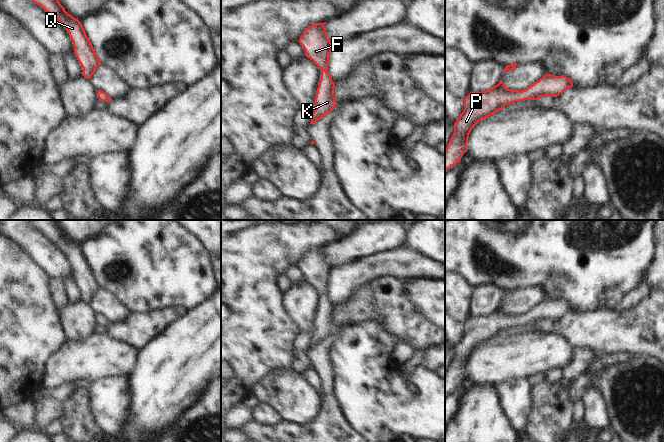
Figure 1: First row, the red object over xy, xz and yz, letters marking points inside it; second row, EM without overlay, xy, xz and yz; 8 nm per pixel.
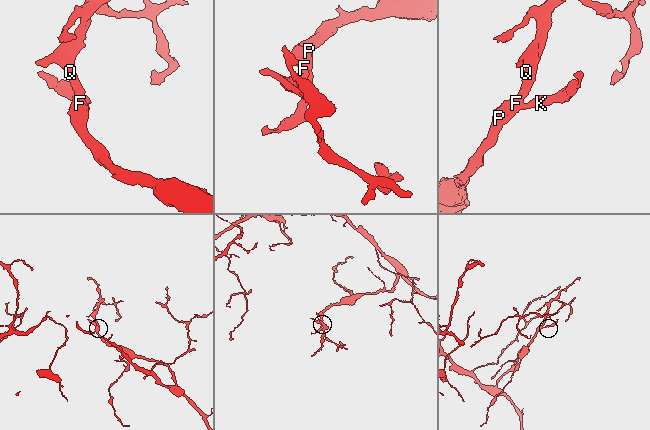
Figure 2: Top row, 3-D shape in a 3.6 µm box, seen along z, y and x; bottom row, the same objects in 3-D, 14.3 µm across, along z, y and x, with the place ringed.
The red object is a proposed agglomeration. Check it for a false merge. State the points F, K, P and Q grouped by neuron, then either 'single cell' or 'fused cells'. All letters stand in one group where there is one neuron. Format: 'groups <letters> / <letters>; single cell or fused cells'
groups F K P Q; single cell

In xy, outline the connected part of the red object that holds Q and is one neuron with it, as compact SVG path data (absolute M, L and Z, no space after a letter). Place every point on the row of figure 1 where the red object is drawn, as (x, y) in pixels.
M33 0L67 30L73 41L74 54L83 68L83 76L90 79L101 64L81 22L68 14L59 0Z

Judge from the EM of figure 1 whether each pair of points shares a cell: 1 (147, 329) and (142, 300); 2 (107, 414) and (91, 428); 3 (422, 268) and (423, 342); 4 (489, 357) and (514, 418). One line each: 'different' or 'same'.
1: different
2: different
3: different
4: different

